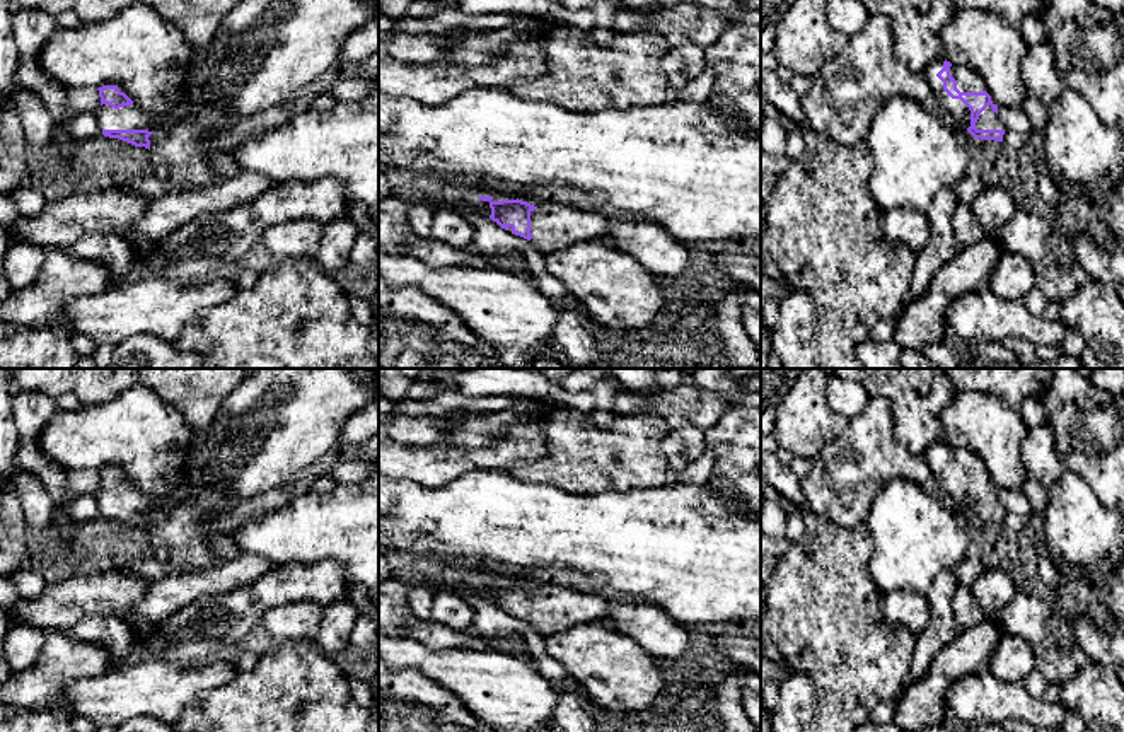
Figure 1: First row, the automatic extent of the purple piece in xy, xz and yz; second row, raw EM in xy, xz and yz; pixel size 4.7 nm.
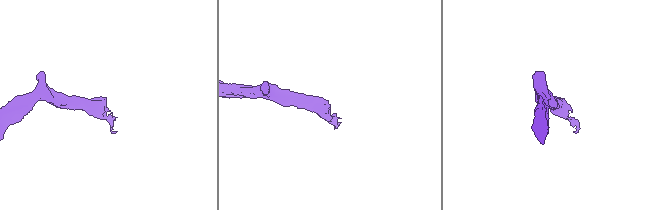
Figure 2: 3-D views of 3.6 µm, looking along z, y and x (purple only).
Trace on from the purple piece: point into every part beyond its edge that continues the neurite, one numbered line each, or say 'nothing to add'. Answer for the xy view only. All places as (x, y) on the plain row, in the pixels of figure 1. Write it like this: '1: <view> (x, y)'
1: xy (277, 422)

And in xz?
1: xz (555, 608)

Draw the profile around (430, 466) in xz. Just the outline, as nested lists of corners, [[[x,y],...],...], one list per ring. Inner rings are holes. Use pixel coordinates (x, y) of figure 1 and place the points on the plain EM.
[[[527,406],[525,420],[512,423],[493,444],[474,450],[379,442],[379,478],[438,488],[471,469],[505,473],[517,462],[539,461],[549,452],[541,416],[542,408]]]

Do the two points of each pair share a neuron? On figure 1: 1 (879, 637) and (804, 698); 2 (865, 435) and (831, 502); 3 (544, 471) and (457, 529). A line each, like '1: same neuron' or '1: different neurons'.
1: different neurons
2: same neuron
3: different neurons

